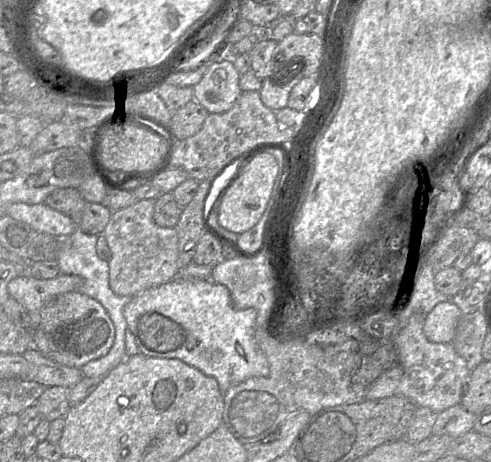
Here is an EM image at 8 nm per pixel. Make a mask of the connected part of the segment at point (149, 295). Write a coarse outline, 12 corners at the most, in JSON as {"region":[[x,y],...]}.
{"region":[[175,277],[123,313],[139,353],[179,359],[222,393],[269,375],[257,311]]}

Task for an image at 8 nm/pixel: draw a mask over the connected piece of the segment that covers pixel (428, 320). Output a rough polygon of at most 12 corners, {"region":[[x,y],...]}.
{"region":[[451,299],[425,316],[431,342],[451,343],[462,315]]}

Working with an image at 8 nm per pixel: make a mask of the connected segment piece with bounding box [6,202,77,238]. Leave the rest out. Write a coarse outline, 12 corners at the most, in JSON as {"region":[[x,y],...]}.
{"region":[[15,202],[6,214],[56,238],[77,228],[45,203]]}

